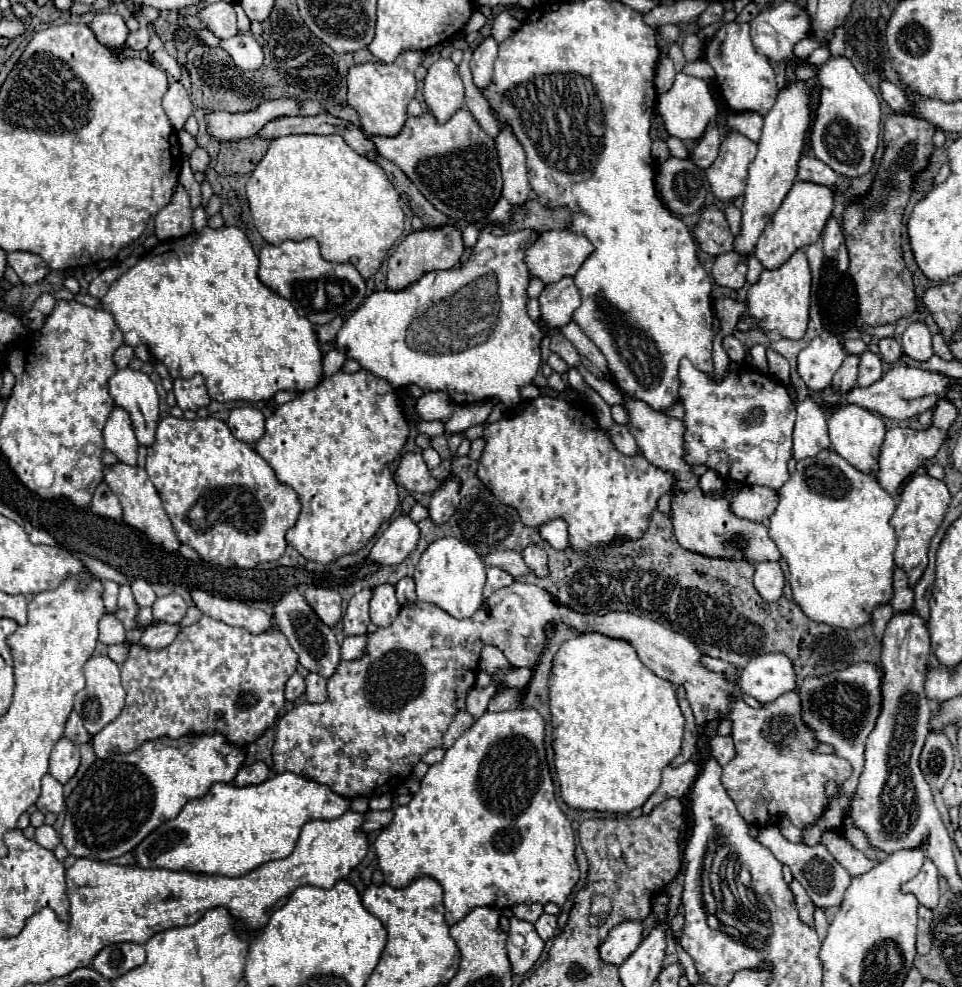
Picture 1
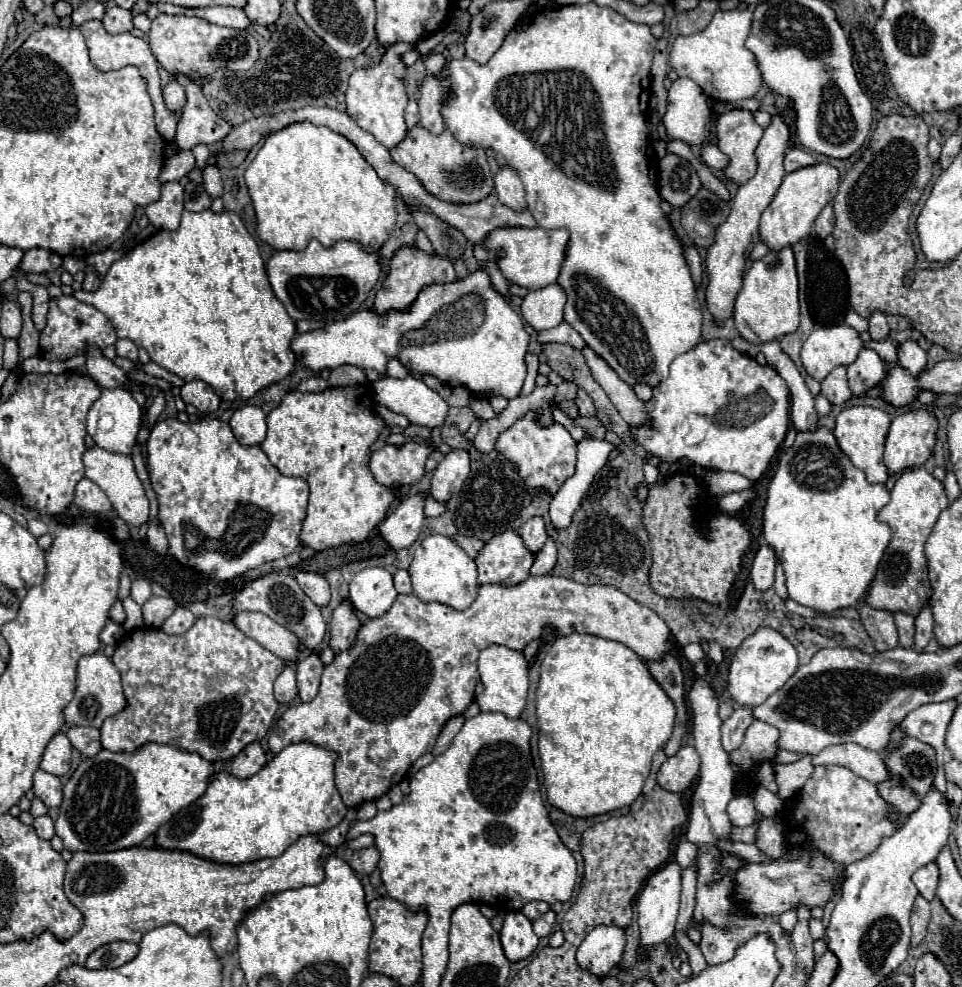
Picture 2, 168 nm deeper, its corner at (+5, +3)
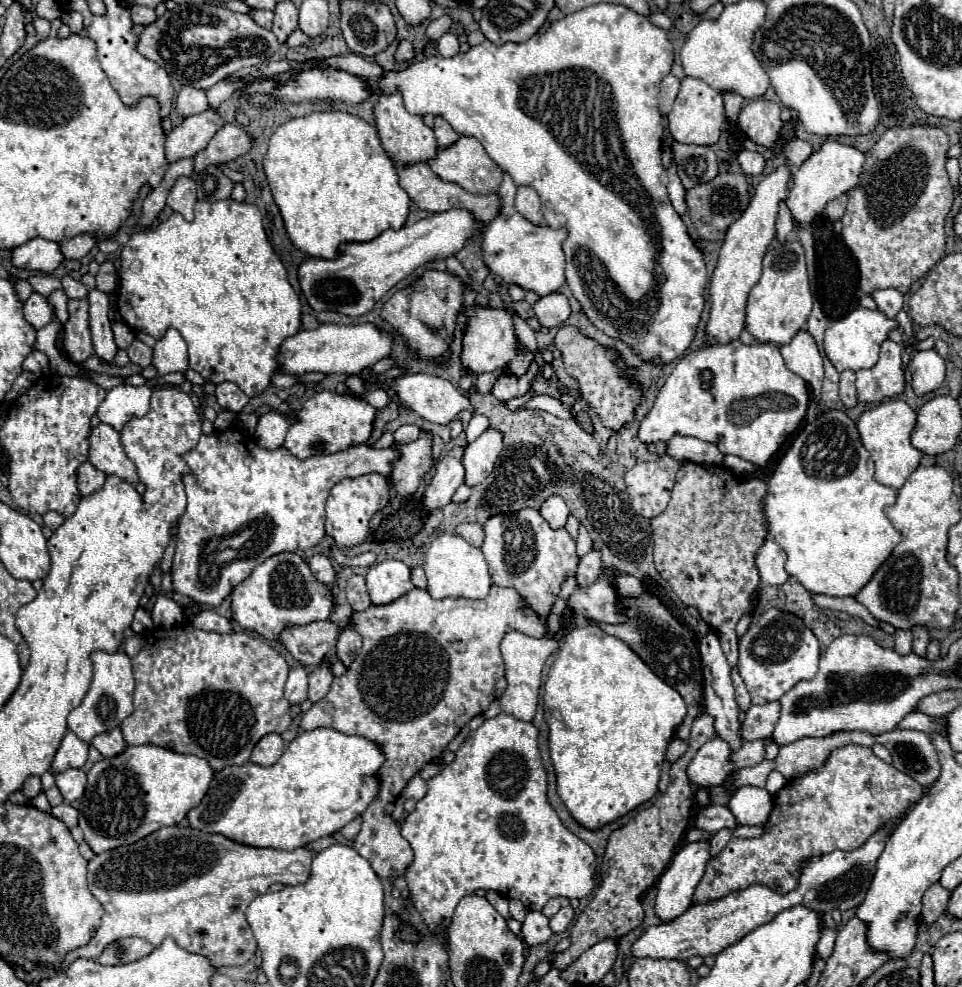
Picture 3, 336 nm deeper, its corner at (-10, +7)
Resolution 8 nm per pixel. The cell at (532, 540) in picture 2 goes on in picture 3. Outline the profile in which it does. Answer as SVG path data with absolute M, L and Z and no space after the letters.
M552 495L542 503L540 513L554 529L560 529L560 527L566 525L566 517L568 517L570 511L568 511L566 501L560 495Z

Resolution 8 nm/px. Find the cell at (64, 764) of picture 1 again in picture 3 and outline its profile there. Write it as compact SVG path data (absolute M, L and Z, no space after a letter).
M68 731L56 751L56 757L52 761L52 773L58 775L72 767L82 767L88 759L88 743L80 741L72 731Z

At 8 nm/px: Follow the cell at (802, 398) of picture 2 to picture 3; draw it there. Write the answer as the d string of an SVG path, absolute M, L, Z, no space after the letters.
M804 329L798 331L796 337L788 345L780 347L780 353L786 361L786 367L792 373L800 375L810 385L814 397L820 397L824 367L822 367L822 355L812 335L806 333Z

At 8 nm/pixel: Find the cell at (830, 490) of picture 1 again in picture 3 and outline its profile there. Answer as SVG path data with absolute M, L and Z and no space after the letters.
M828 411L802 427L794 445L774 469L766 497L762 499L762 513L768 521L768 533L788 555L788 575L814 595L850 597L872 579L876 569L900 543L900 533L884 515L884 507L894 501L896 489L880 485L874 479L874 461L860 441L856 423L844 411Z

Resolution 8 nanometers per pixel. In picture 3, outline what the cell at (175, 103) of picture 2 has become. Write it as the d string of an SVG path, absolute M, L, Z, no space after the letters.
M184 85L182 91L178 93L176 99L176 111L180 117L192 117L196 113L202 113L208 109L208 99L206 99L206 91L196 89L192 85Z

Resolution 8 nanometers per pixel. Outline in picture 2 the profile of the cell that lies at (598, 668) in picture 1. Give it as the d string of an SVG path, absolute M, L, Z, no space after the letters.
M571 633L557 637L543 659L537 725L549 803L573 817L593 817L627 807L641 795L653 755L673 733L675 703L627 645Z

